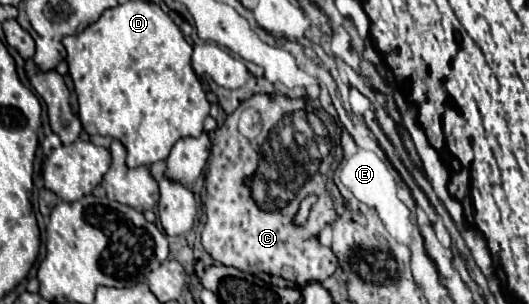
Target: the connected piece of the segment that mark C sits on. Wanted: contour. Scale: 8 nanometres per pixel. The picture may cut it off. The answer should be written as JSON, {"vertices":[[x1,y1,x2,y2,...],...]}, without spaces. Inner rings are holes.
{"vertices":[[256,94,242,102,224,122,222,128,218,128,214,134,212,134,212,158,208,162,208,172,206,172,206,226,202,230,202,246,204,250,220,264,224,266,234,266,242,272,250,272,274,286,288,286,288,288,304,288,306,284,310,282,324,282,326,278,330,278,334,274,334,270,338,268,338,260,336,256,332,254,330,248,322,246,320,240,318,240,318,234,324,230,324,226,328,222,334,222,342,212,344,212,344,204,342,204,342,196,340,192,336,190,334,182,332,182,332,170,328,164,324,164,318,174,314,178,308,180,308,184,304,184,304,188,300,190,297,196,282,210,278,212,264,212,260,210,252,196,250,196,250,188,244,184,246,178,250,178,256,170,256,164,260,160,260,154,258,154,258,148,260,144,267,139,270,128,278,124,278,120,283,117,283,114,295,112,301,109,305,109,306,102,304,99,291,99,279,94],[306,196,318,196,318,202,310,208,310,216,306,220,306,224,298,226,294,224,294,216,298,214,298,206,300,202,306,198]]}

